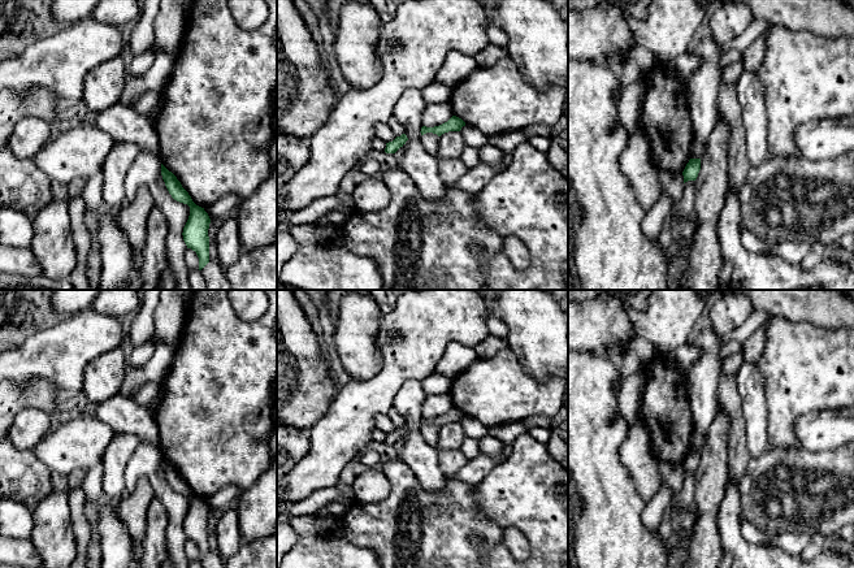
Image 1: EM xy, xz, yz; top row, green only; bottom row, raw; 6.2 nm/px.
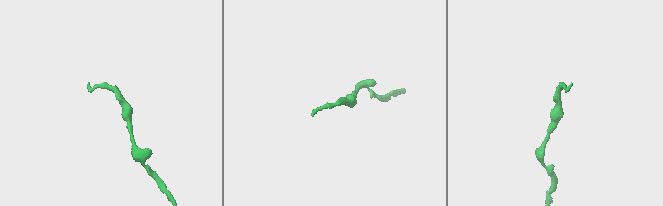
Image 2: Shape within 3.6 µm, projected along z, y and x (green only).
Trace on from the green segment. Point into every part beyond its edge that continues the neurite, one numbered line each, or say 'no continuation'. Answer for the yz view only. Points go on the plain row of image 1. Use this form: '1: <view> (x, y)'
no continuation

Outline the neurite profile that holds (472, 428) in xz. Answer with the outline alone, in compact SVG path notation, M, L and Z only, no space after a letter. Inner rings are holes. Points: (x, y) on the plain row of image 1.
M465 416L461 419L460 424L467 438L474 438L480 441L487 435L489 428L474 417Z

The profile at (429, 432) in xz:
M426 424L421 426L421 437L429 446L433 446L433 447L437 446L438 433L439 433L439 428L437 425Z

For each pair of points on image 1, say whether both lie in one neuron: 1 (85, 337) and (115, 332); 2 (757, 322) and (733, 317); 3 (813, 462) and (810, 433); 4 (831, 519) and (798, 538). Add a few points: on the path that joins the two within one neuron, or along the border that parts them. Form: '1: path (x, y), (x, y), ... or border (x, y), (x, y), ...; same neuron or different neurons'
1: path (92, 334), (107, 333); same neuron
2: border (754, 309), (738, 326), (722, 337); different neurons
3: border (840, 445), (815, 451), (798, 449); different neurons
4: border (775, 533), (802, 532), (811, 536); different neurons

